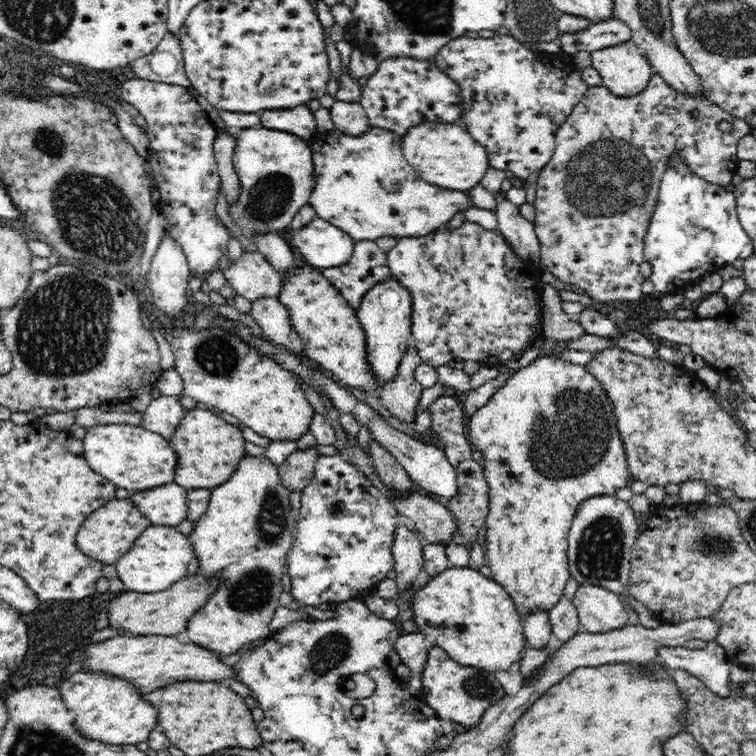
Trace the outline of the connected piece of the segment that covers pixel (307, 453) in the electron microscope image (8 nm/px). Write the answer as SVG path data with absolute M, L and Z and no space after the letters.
M316 445L291 452L278 468L282 485L290 492L300 492L312 480L318 457Z

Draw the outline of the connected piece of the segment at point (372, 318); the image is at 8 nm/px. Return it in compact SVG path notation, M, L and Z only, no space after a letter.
M388 276L384 282L375 283L363 295L362 302L355 311L366 337L366 359L369 367L377 375L380 386L392 382L398 374L398 364L411 347L413 298L410 291L395 278Z

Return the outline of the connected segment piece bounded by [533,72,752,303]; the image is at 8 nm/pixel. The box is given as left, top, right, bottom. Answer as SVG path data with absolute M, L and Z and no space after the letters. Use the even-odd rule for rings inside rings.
M658 73L653 74L647 88L638 95L632 97L618 97L610 93L610 90L604 86L590 87L586 94L580 100L580 103L574 108L572 114L566 118L564 124L558 126L555 134L556 147L554 155L550 162L546 163L540 169L536 183L536 198L533 206L536 208L536 234L540 241L541 252L539 254L540 261L548 268L560 282L572 284L583 288L584 292L597 302L614 301L636 301L640 299L642 293L642 282L645 279L640 273L640 264L644 262L642 250L644 247L644 238L646 238L646 230L651 222L651 215L654 213L656 200L658 200L658 190L660 190L660 180L662 174L666 170L666 164L670 162L670 158L675 152L681 152L681 162L685 162L694 174L700 178L704 178L706 182L712 182L720 186L727 186L730 183L732 175L735 174L739 163L738 159L738 140L750 134L751 126L745 121L739 120L714 105L711 101L705 100L704 97L692 97L689 94L678 94L672 90L664 80L659 77ZM698 110L698 118L693 117L693 111ZM722 121L728 121L732 124L732 131L723 132L718 128L718 124Z

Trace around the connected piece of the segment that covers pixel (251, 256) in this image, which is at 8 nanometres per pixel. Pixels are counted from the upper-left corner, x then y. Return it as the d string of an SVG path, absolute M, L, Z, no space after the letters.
M258 250L244 251L235 264L228 264L225 278L238 295L251 303L258 298L278 297L283 285L279 273Z

